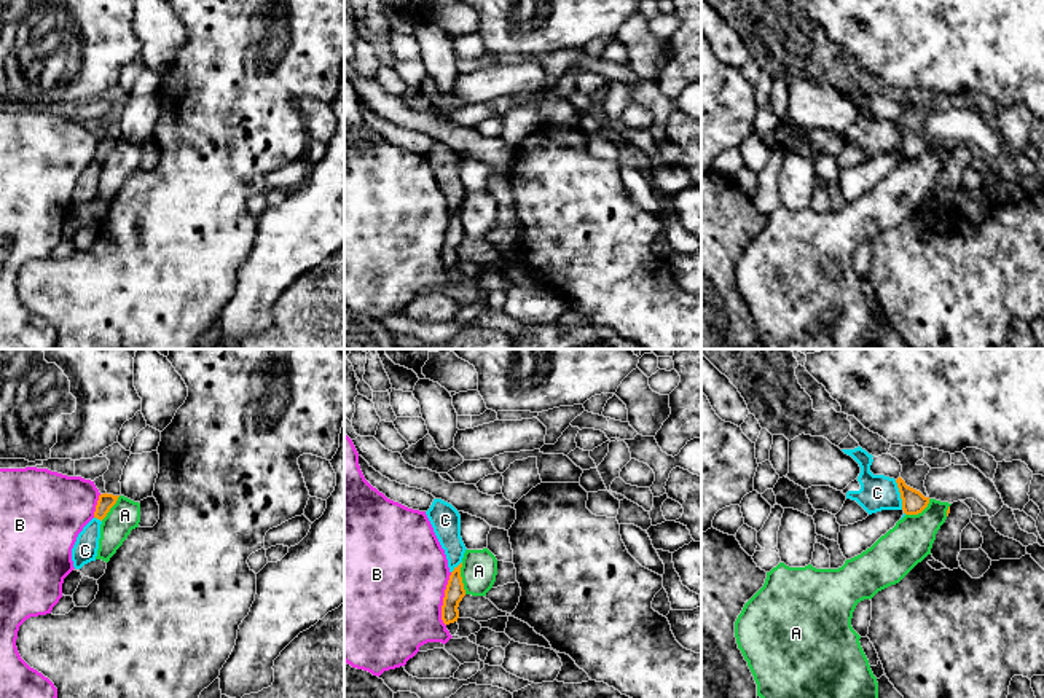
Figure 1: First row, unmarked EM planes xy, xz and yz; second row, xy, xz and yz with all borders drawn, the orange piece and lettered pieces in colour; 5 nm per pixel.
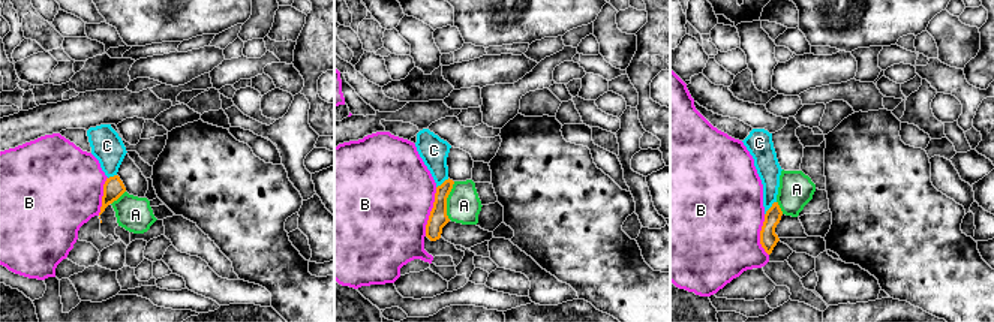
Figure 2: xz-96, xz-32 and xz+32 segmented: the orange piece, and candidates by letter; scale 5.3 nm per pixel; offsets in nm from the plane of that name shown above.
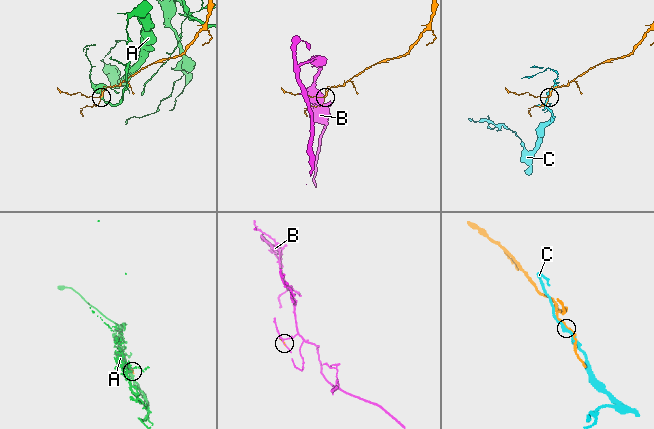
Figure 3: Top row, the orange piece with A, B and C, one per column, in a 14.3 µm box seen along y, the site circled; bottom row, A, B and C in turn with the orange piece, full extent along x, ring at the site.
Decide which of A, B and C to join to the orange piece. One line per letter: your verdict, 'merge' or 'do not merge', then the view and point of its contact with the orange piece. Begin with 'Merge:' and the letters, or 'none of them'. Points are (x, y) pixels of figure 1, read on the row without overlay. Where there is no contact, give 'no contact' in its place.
Merge: none of them
A: do not merge; meets orange in xz at (461, 222)
B: do not merge; meets orange in xz at (443, 243)
C: do not merge; meets orange in yz at (901, 137)

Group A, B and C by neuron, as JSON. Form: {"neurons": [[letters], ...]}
{"neurons": [["A"], ["B"], ["C"]]}

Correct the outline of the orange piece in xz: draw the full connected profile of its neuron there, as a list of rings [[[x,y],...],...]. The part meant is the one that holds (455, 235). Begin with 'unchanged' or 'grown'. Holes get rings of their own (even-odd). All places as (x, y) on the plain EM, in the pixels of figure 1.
unchanged; [[[462,206],[457,210],[454,210],[445,233],[445,241],[442,249],[442,263],[445,268],[457,265],[459,261],[457,250],[462,241],[465,239],[462,220],[461,220],[461,210]]]

